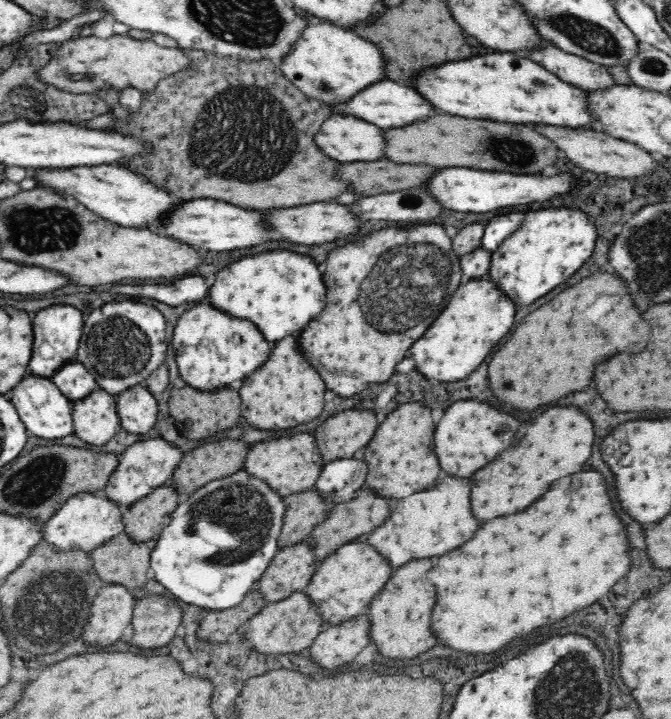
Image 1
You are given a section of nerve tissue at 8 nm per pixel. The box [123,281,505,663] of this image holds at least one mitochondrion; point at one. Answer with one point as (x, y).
(239, 515)

